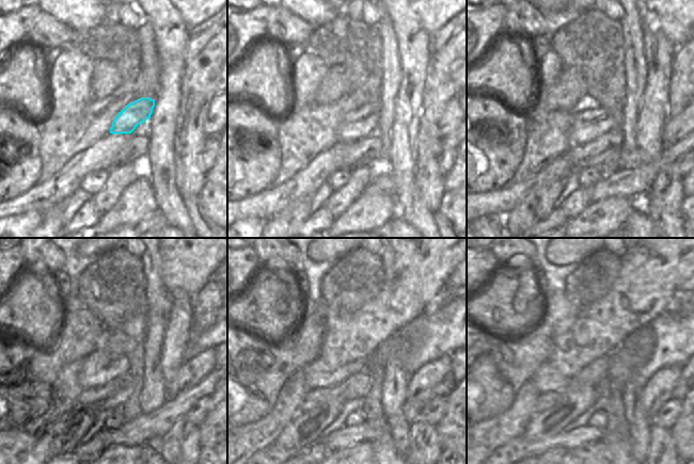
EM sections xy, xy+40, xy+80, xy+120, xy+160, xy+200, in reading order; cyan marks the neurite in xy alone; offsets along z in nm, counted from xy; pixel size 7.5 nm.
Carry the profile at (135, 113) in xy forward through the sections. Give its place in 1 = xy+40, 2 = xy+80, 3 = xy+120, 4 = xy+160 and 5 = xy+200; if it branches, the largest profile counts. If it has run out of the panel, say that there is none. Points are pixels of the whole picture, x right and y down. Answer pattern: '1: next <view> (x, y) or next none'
1: next xy+40 (360, 123)
2: next xy+80 (587, 125)
3: next xy+120 (104, 364)
4: next xy+160 (348, 361)
5: next xy+200 (555, 374)

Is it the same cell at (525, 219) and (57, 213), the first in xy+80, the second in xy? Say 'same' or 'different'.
same

